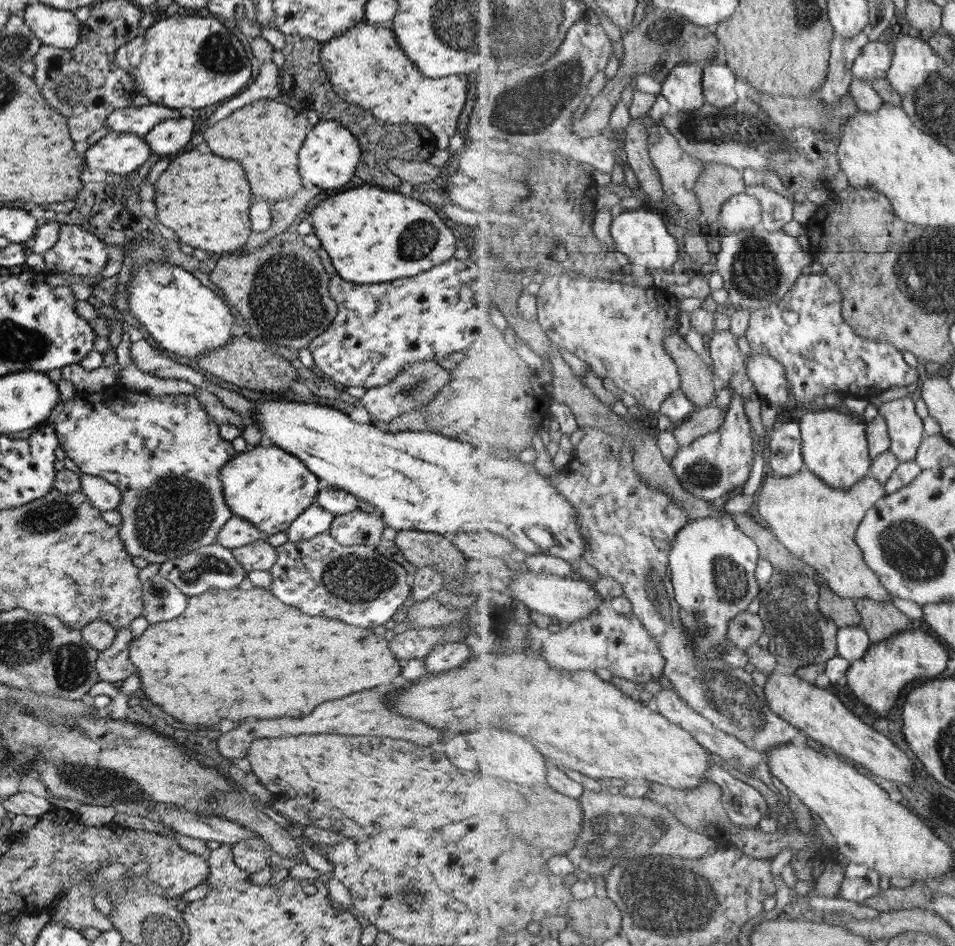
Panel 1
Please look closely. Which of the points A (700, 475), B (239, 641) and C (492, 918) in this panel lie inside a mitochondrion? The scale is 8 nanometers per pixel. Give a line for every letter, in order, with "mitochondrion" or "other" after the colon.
A: mitochondrion
B: other
C: other

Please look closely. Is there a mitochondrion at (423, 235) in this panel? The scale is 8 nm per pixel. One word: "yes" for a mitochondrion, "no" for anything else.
yes

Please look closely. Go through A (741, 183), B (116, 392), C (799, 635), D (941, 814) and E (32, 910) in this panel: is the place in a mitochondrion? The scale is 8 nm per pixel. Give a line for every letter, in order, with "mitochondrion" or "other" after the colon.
A: other
B: other
C: mitochondrion
D: other
E: other

